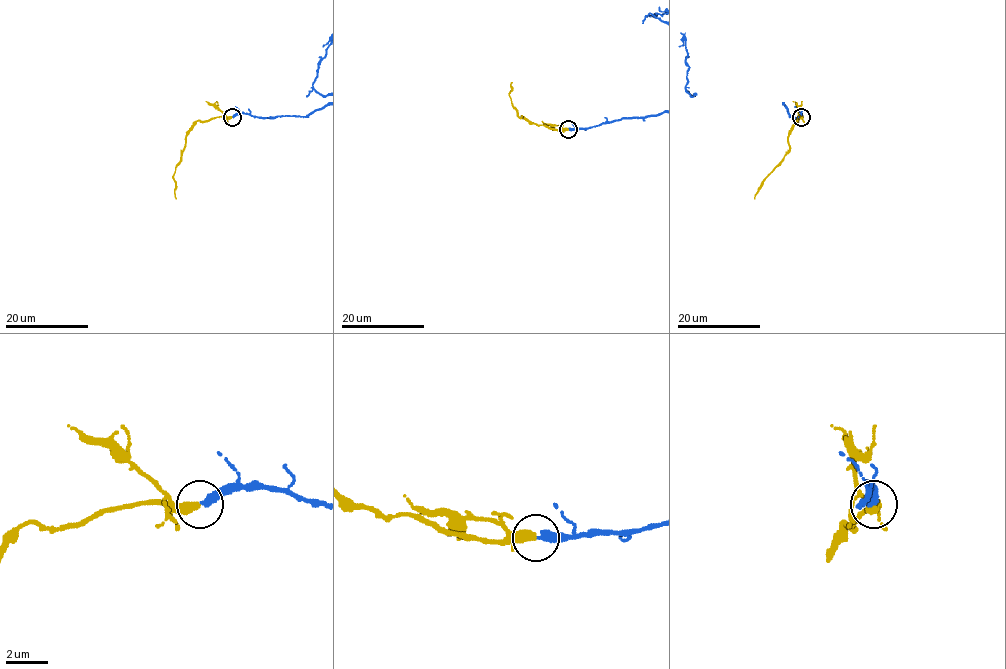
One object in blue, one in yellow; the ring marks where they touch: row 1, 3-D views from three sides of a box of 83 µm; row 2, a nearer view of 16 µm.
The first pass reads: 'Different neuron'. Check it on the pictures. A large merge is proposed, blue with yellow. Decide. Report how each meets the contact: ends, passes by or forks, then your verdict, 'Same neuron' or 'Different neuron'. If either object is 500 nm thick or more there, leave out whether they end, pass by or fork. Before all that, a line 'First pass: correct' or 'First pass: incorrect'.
First pass: incorrect
At the ring blue ends. At the ring yellow ends. Same neuron

